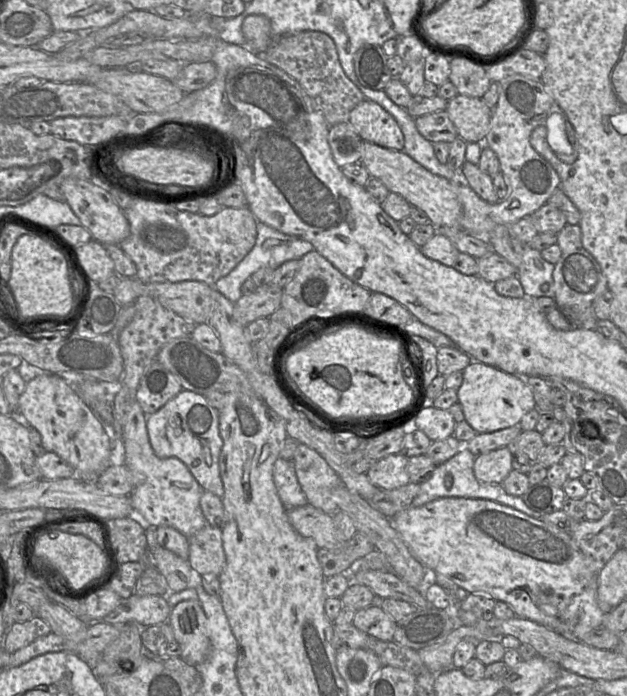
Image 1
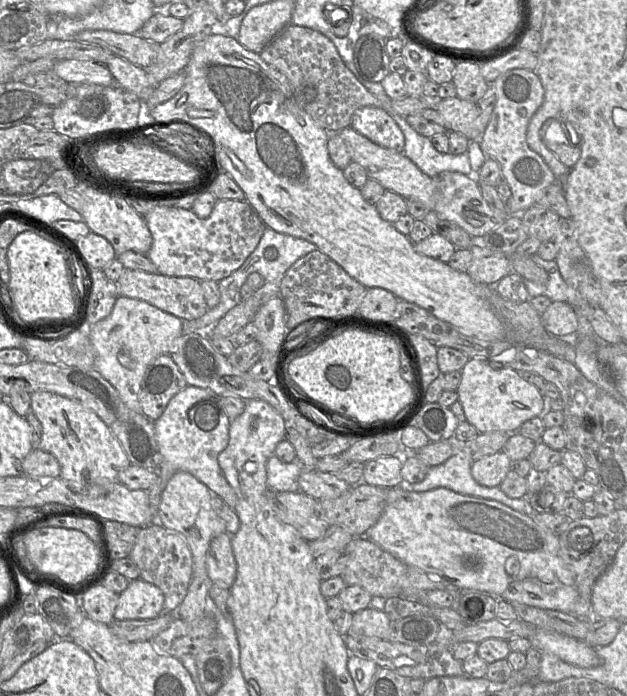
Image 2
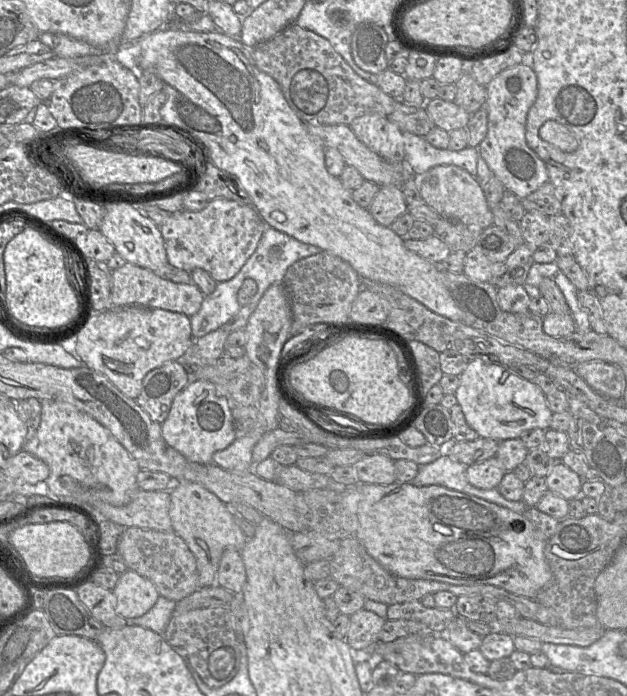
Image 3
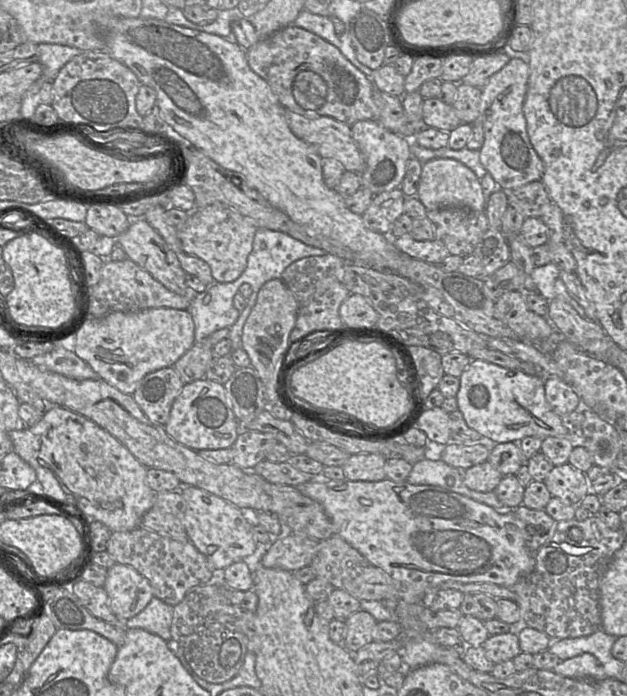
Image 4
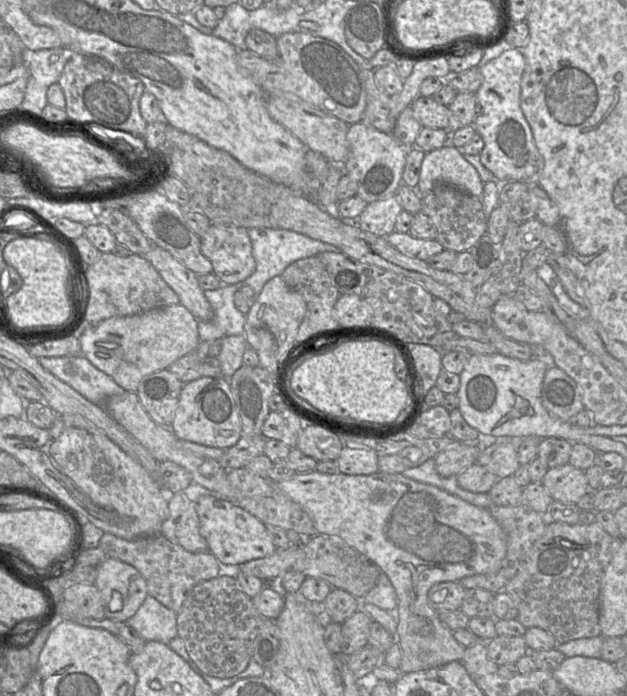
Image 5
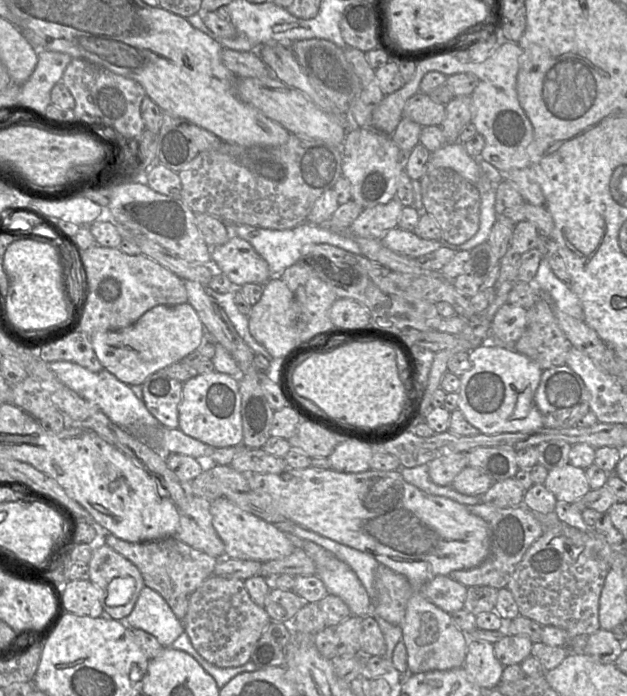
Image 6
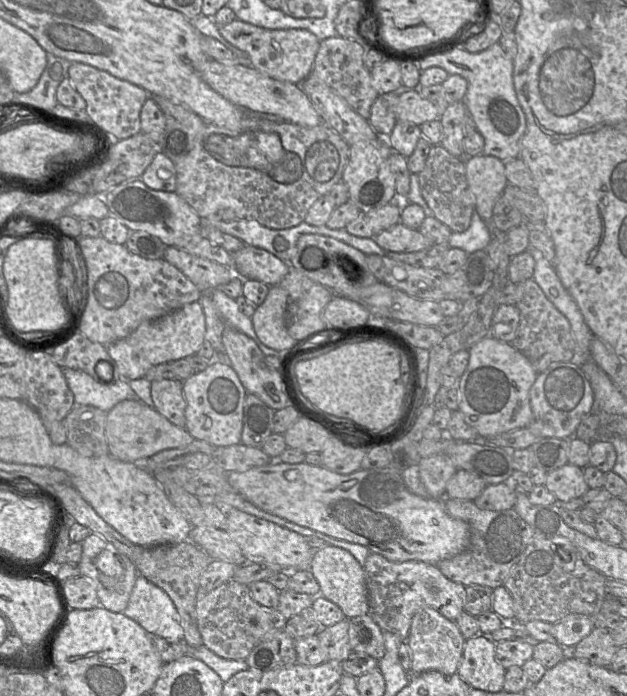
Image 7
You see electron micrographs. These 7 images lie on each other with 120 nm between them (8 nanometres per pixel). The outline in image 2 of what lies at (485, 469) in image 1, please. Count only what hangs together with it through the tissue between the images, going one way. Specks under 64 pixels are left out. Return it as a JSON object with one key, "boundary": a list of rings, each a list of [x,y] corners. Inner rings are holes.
{"boundary":[[[499,451],[473,461],[471,475],[482,486],[499,487],[511,470],[511,463],[509,457],[503,451]]]}

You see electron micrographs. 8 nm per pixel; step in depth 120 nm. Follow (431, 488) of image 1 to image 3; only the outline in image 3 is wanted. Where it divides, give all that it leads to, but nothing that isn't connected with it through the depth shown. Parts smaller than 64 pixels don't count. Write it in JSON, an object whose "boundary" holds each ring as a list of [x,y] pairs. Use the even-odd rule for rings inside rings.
{"boundary":[[[443,453],[435,461],[419,466],[418,474],[410,483],[414,486],[441,485],[524,514],[528,507],[523,500],[509,501],[499,493],[497,488],[484,490],[470,484],[467,479],[467,467]]]}

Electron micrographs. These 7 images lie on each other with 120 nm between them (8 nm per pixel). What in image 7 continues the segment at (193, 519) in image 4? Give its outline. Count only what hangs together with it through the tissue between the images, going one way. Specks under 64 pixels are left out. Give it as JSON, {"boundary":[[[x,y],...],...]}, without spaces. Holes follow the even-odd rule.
{"boundary":[[[236,508],[226,509],[227,531],[238,544],[249,563],[275,564],[291,575],[298,570],[308,570],[314,551],[303,536],[273,522],[258,518]]]}

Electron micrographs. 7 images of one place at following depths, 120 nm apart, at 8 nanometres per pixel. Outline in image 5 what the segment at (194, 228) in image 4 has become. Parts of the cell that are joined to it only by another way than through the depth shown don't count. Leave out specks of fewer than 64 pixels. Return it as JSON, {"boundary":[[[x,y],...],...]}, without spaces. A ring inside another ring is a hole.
{"boundary":[[[211,223],[206,233],[200,239],[202,254],[210,260],[213,273],[223,285],[244,281],[255,271],[256,263],[246,228],[222,223]]]}

